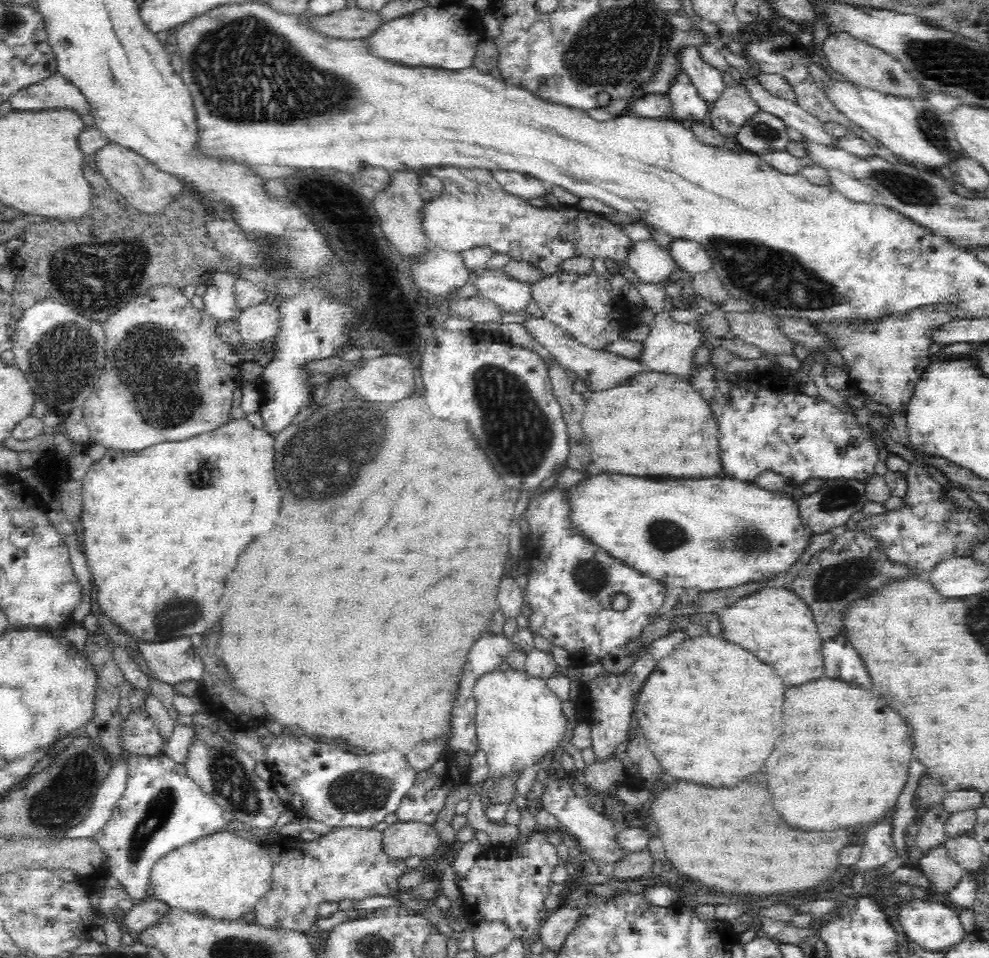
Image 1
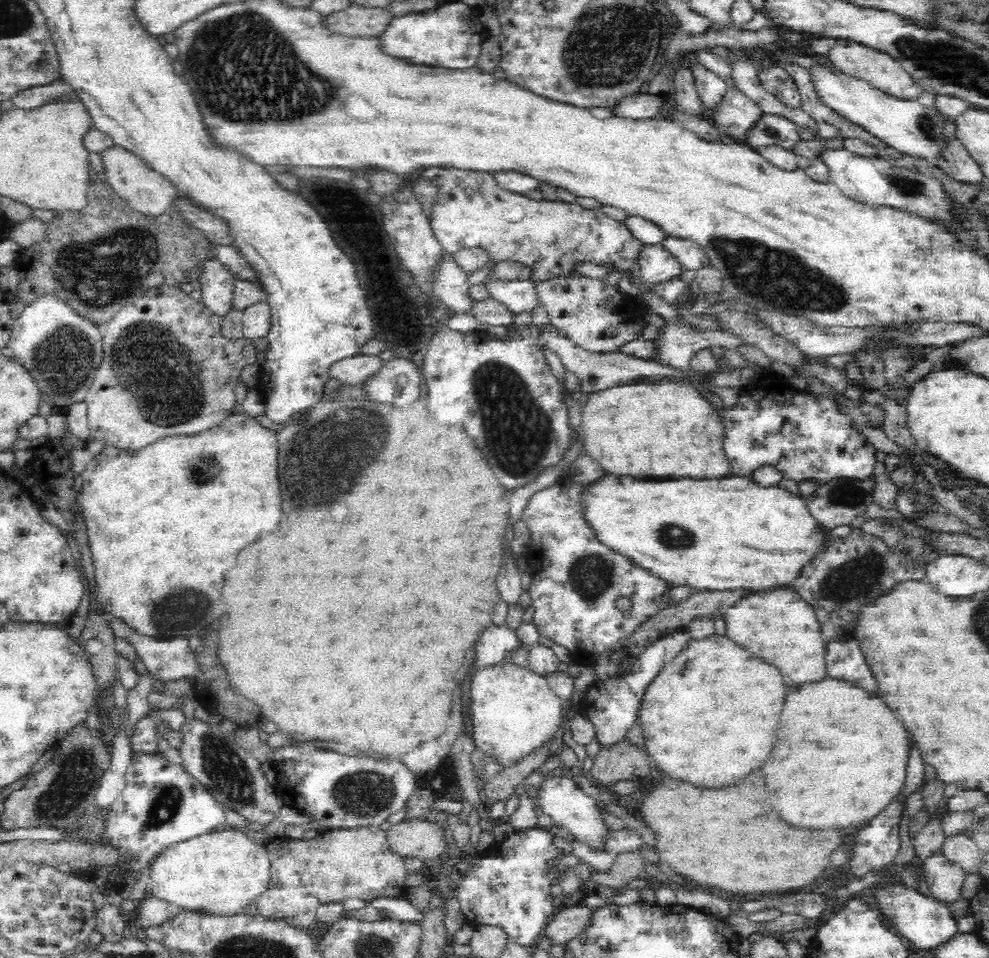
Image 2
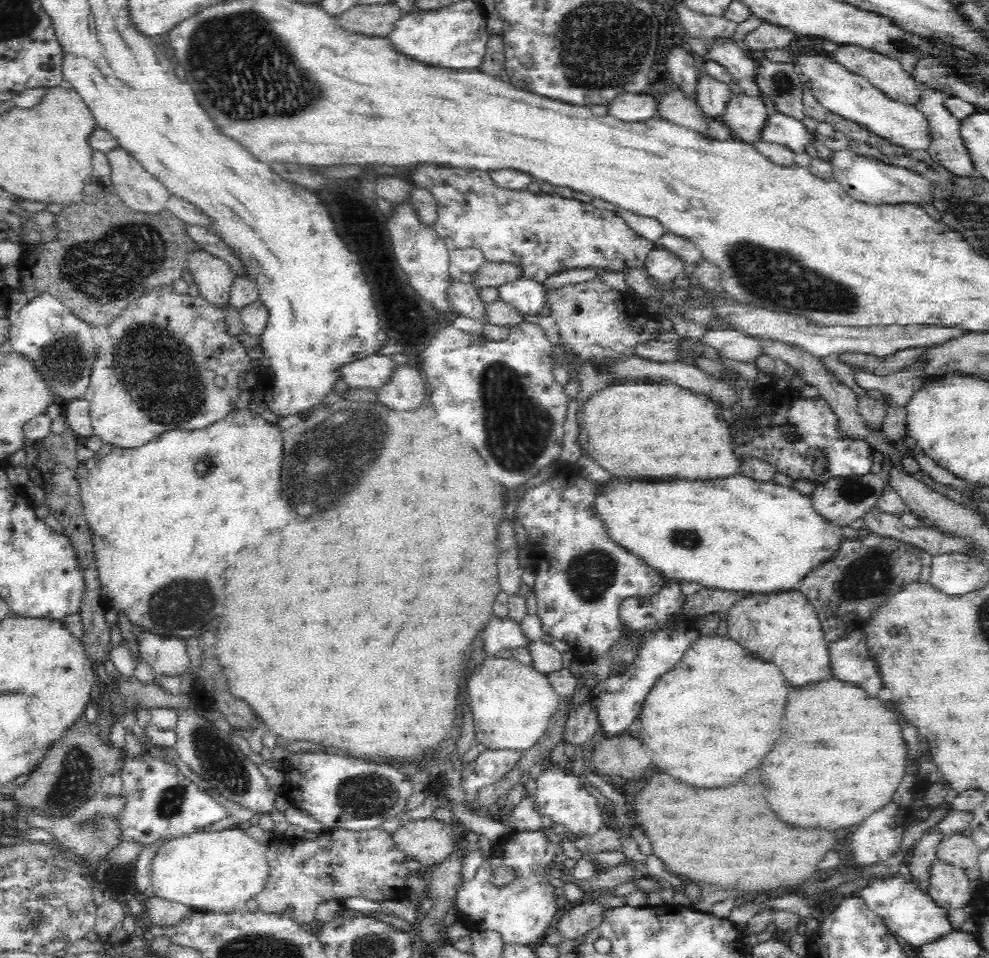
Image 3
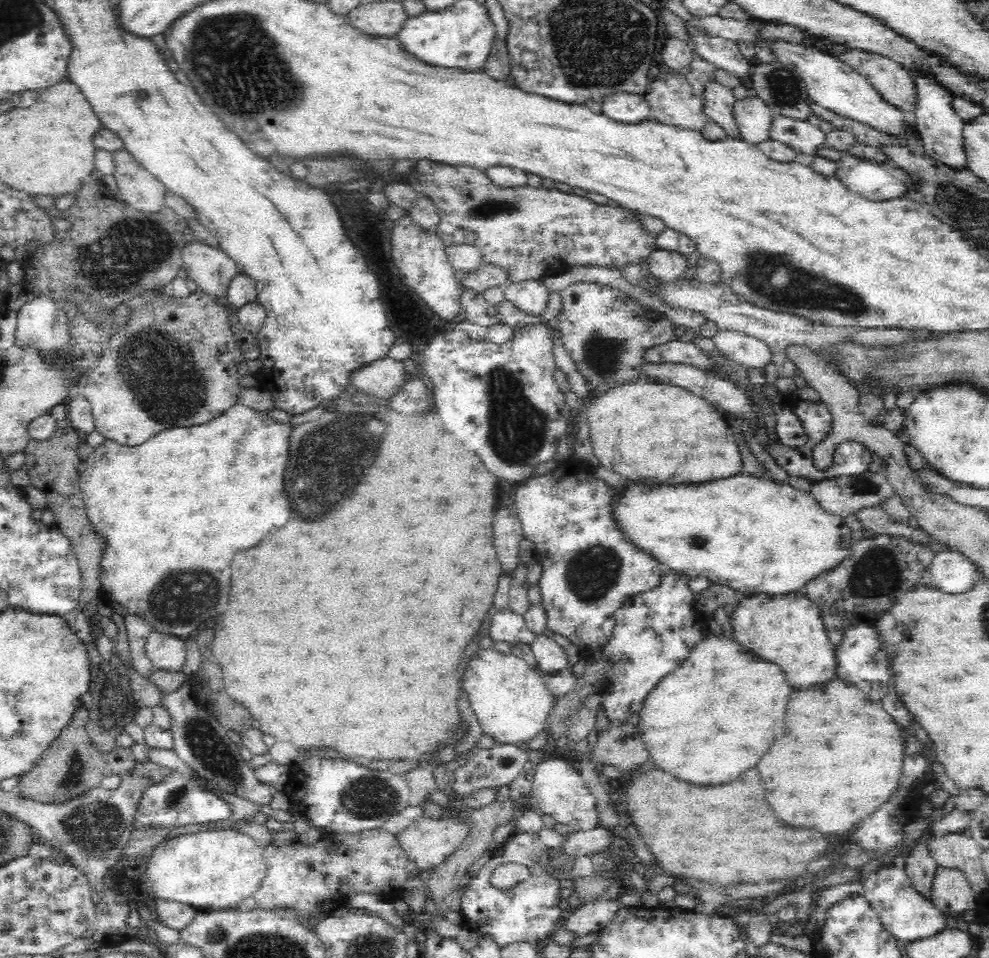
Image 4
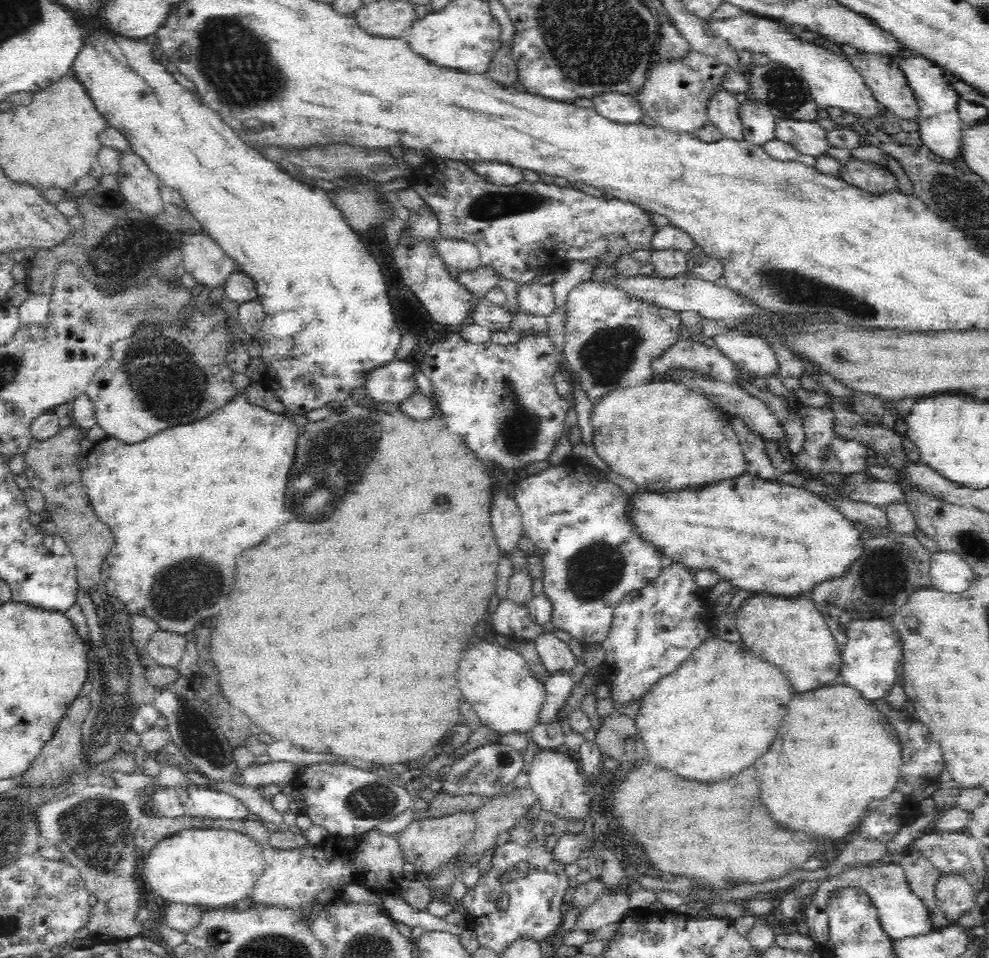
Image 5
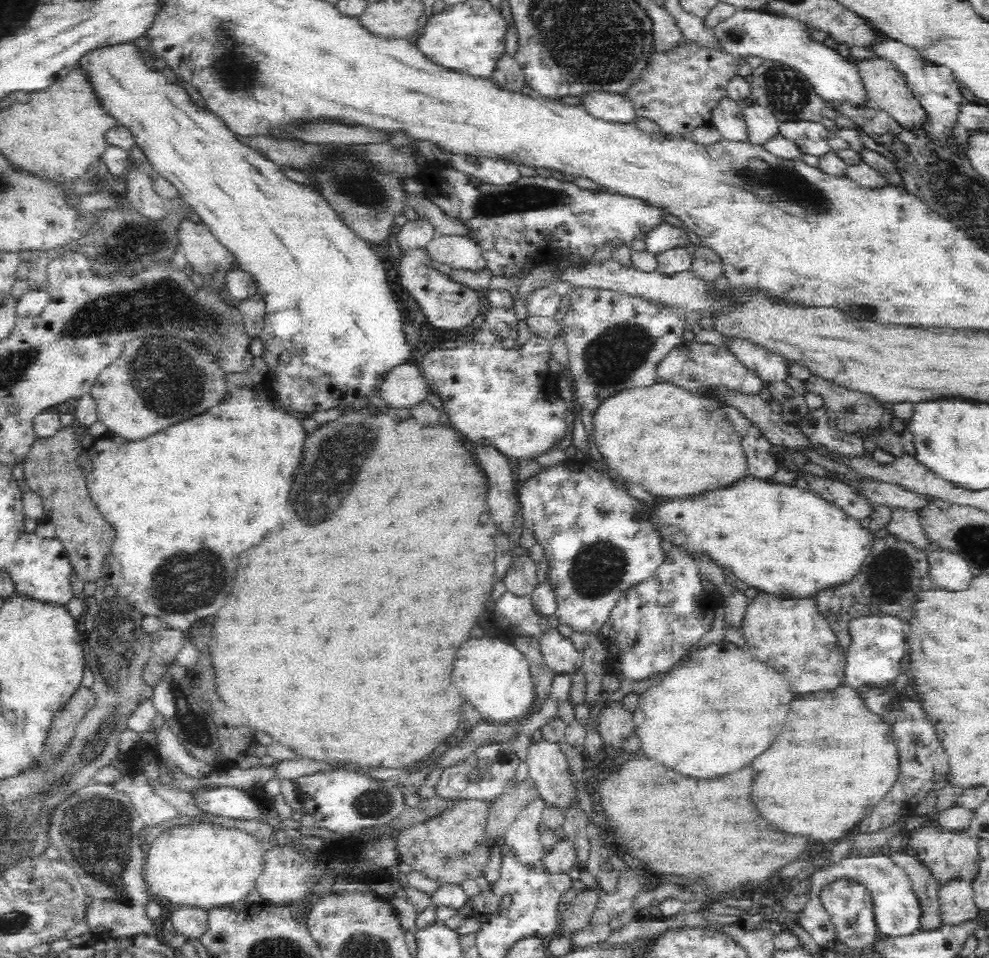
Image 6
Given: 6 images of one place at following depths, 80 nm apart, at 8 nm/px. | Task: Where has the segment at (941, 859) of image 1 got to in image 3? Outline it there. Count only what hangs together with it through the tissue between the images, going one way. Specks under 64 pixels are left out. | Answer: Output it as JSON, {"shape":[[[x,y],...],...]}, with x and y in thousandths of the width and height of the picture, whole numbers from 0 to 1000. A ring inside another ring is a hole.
{"shape":[[[944,898],[937,933],[950,948],[959,951],[979,946],[984,935],[981,925],[979,913],[973,907]]]}

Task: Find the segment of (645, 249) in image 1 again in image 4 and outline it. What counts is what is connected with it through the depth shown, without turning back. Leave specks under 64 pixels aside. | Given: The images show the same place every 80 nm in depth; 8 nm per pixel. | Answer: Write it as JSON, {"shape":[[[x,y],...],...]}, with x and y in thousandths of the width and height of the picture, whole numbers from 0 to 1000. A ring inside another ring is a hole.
{"shape":[[[663,260],[653,271],[656,275],[660,291],[672,296],[689,289],[696,278],[694,267],[676,261]]]}

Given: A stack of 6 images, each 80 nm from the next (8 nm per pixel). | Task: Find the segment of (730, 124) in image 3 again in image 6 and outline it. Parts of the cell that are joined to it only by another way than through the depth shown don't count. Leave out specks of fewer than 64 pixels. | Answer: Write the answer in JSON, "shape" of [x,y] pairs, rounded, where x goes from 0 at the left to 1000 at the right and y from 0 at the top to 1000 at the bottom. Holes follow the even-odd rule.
{"shape":[[[758,106],[750,115],[754,133],[756,133],[756,146],[764,151],[771,151],[784,140],[788,139],[787,124],[772,111]]]}

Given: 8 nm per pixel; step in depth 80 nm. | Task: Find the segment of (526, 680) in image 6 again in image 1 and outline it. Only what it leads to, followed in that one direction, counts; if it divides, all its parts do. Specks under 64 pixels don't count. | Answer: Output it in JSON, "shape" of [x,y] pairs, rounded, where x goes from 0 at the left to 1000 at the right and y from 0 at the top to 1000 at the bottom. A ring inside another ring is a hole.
{"shape":[[[501,697],[491,704],[486,704],[478,714],[480,729],[480,763],[484,783],[491,786],[495,811],[514,810],[520,804],[536,802],[544,797],[554,785],[562,784],[568,779],[568,770],[572,760],[573,749],[568,744],[568,732],[554,718],[549,708],[538,707],[532,699],[506,699]]]}

